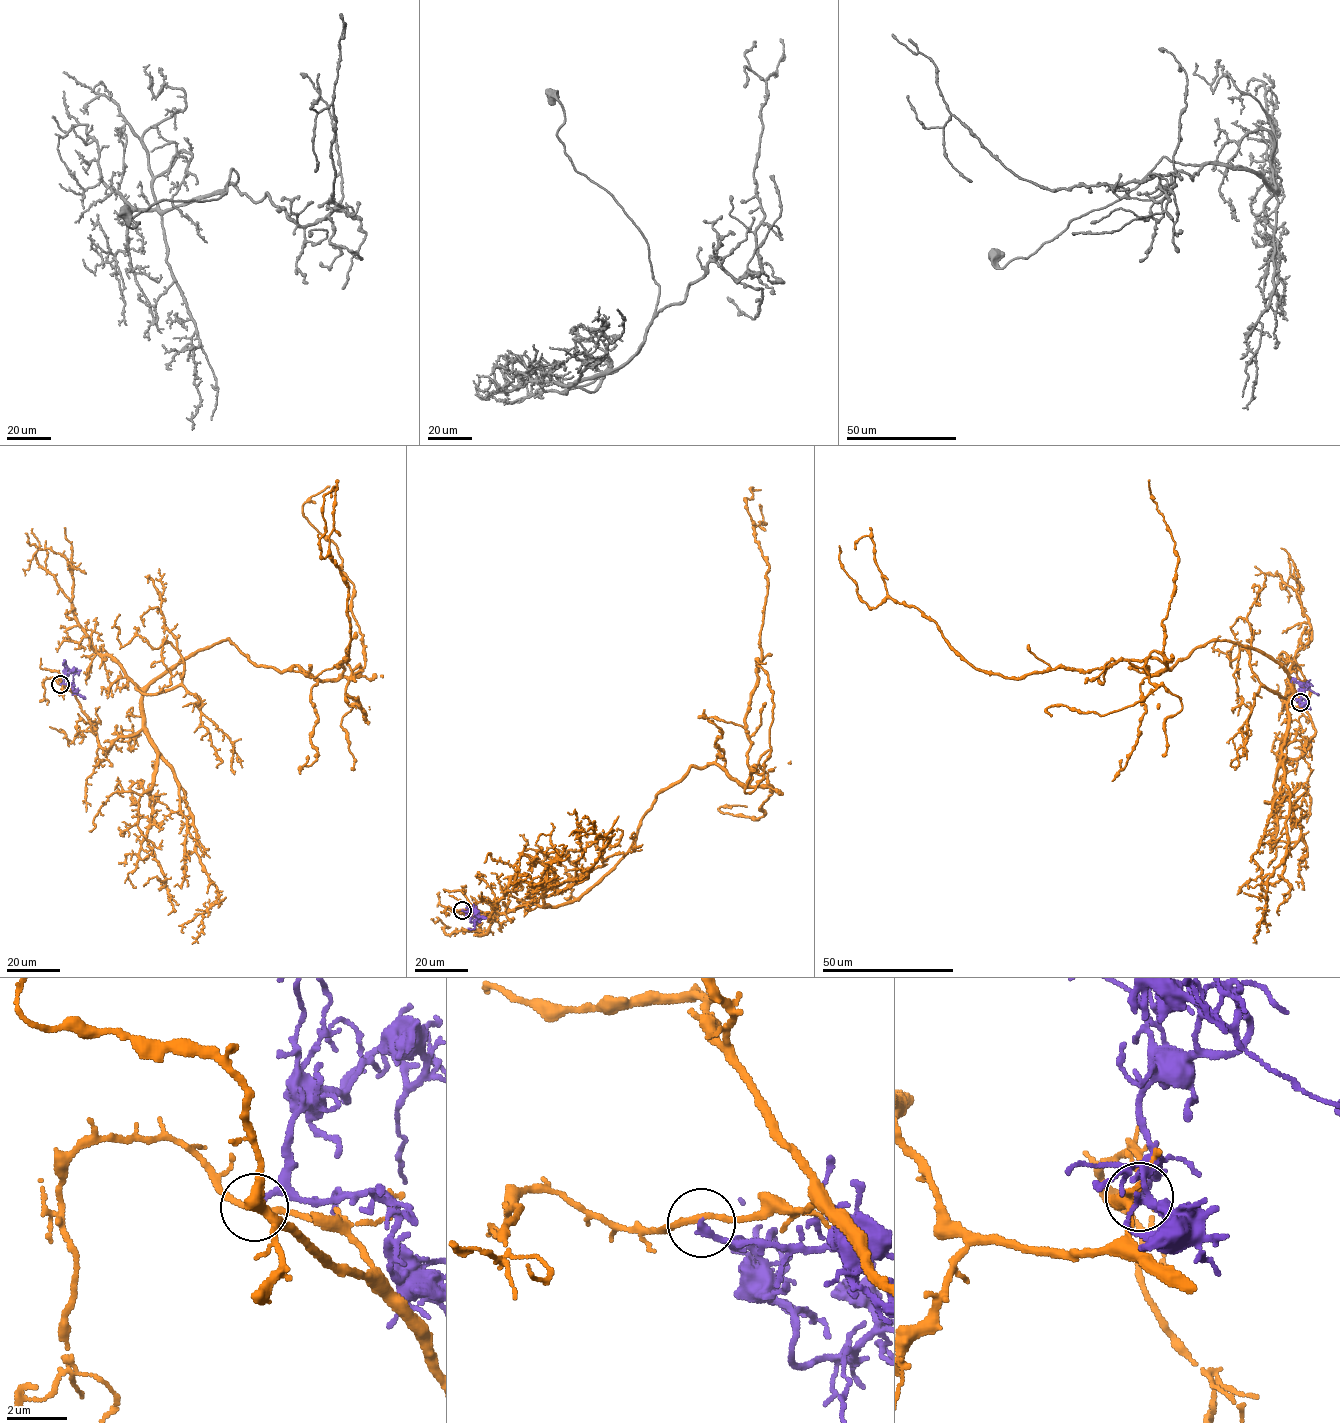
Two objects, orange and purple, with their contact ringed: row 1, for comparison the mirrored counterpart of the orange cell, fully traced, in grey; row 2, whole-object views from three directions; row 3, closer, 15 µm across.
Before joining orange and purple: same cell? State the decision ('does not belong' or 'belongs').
does not belong

